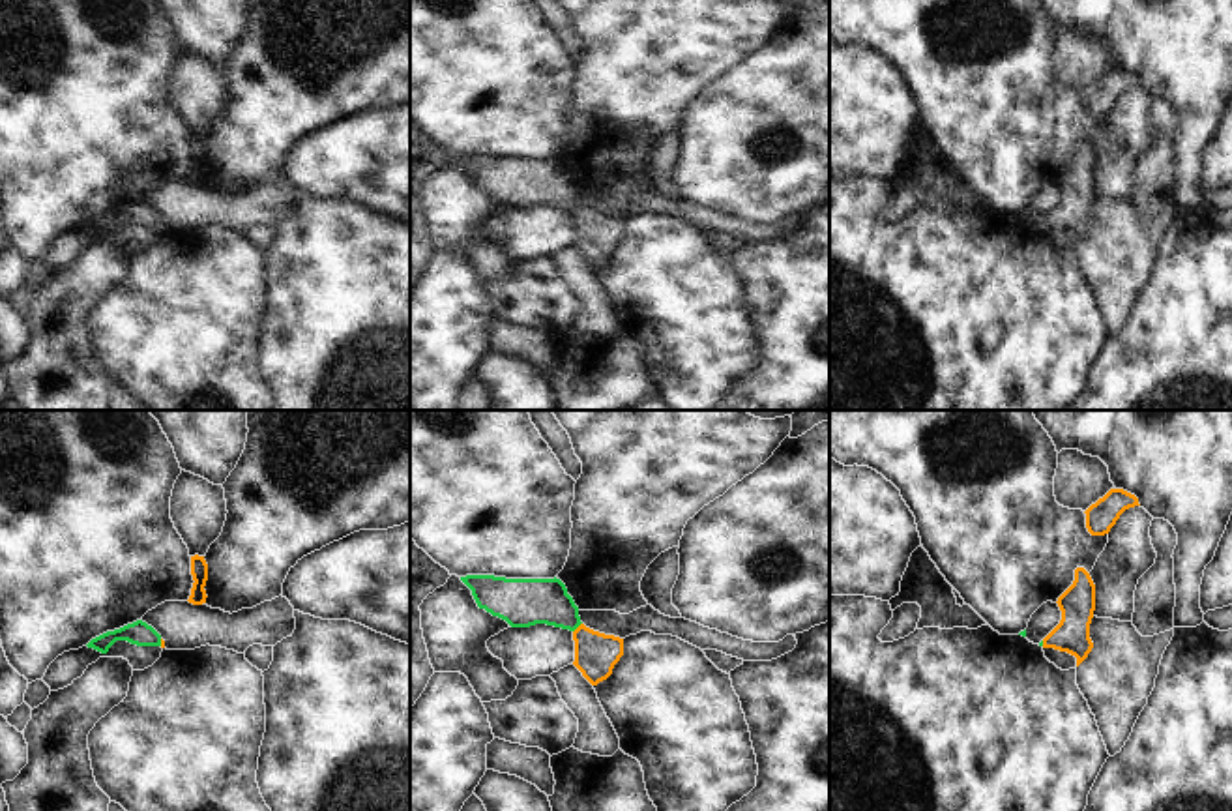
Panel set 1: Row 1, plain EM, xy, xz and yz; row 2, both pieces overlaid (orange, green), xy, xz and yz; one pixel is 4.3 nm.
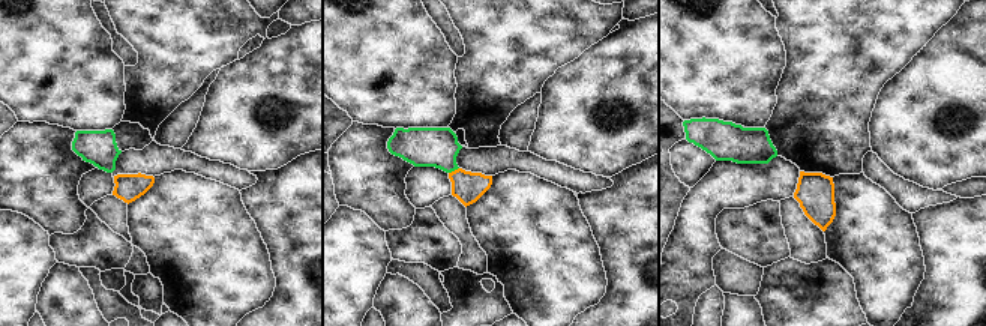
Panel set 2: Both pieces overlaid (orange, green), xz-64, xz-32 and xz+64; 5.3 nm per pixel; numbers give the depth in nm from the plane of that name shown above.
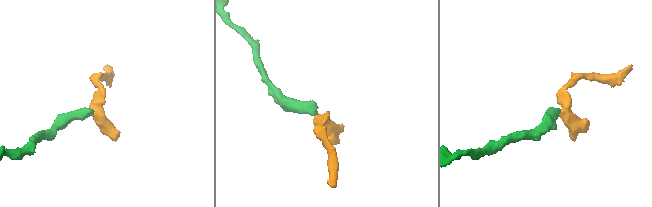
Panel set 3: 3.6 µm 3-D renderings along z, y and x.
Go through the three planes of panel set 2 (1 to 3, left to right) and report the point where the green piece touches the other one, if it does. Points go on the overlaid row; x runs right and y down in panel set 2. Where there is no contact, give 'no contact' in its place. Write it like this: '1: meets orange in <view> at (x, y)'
1: no contact
2: meets orange in xz-32 at (455, 170)
3: no contact

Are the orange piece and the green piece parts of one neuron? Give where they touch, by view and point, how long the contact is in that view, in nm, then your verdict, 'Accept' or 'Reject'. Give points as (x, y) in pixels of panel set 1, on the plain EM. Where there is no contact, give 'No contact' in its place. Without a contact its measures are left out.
Touches orange at xz (577, 208). Shared border 60 nm. Accept

